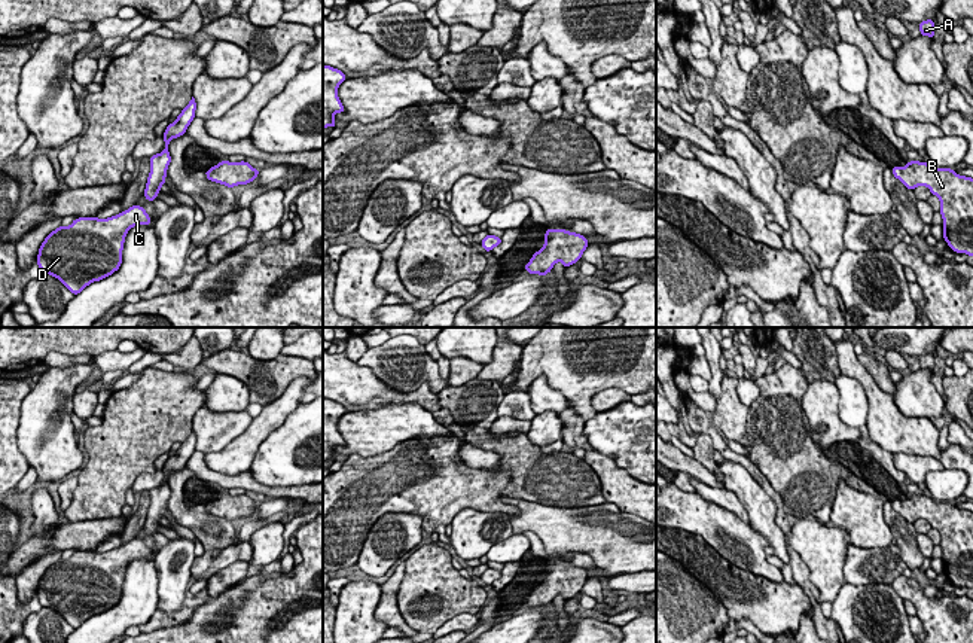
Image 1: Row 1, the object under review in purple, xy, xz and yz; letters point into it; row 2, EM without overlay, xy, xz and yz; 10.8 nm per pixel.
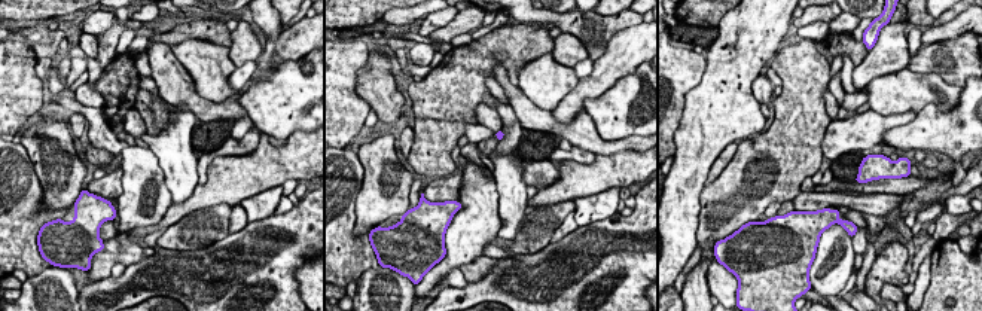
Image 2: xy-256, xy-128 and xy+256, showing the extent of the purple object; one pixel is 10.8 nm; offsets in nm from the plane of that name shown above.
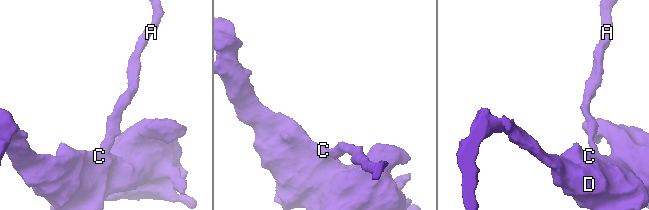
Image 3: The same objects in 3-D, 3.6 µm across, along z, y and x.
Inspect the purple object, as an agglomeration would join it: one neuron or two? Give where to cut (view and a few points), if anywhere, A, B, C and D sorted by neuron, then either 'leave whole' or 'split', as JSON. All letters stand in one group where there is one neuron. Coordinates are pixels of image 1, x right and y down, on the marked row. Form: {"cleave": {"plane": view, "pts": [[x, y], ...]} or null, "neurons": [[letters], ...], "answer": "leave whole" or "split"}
{"cleave": null, "neurons": [["A", "B", "C", "D"]], "answer": "leave whole"}

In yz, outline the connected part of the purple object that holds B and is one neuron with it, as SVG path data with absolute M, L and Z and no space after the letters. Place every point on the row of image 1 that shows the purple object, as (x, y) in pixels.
M919 161L891 170L908 189L925 186L940 199L943 240L955 253L973 256L973 179Z

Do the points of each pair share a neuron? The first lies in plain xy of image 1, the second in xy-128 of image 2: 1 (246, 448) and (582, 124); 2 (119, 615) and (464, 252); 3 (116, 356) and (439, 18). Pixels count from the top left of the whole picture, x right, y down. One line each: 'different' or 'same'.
1: different
2: same
3: same

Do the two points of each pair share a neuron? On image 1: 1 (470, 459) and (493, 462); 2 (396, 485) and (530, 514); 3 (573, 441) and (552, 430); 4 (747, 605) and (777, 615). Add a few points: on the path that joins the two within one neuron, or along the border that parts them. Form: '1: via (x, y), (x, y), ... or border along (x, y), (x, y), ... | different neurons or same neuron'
1: via (476, 459), (487, 460) | same neuron
2: border along (500, 497), (521, 497), (554, 506) | different neurons
3: border along (564, 426), (561, 439) | different neurons
4: via (755, 605), (766, 605), (769, 608) | same neuron

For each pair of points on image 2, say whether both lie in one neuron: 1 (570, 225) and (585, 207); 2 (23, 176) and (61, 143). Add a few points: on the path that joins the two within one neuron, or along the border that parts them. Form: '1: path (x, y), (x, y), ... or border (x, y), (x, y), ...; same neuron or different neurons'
1: border (573, 212), (573, 217), (579, 225); different neurons
2: border (20, 142), (42, 189), (42, 201); different neurons

